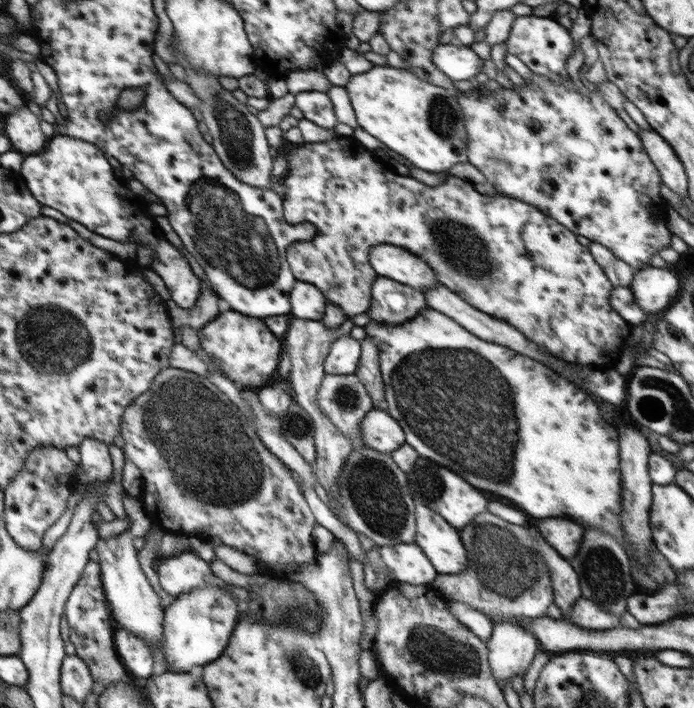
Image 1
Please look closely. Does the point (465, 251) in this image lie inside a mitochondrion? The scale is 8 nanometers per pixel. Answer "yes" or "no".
yes

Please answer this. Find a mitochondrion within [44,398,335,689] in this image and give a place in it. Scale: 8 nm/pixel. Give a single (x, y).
(296, 426)

